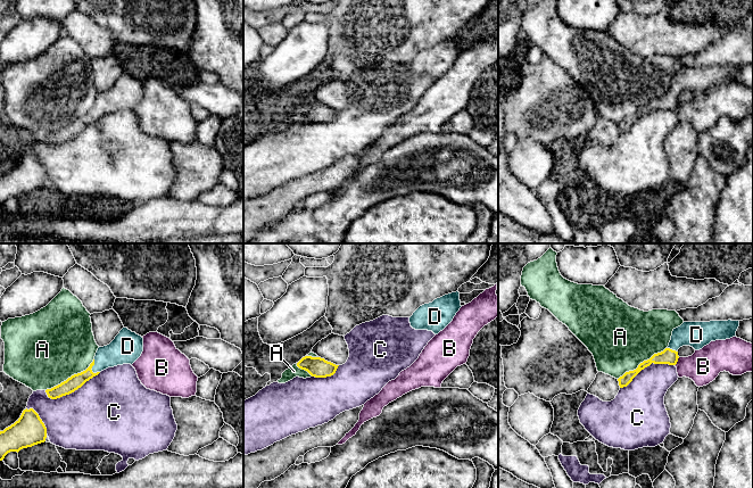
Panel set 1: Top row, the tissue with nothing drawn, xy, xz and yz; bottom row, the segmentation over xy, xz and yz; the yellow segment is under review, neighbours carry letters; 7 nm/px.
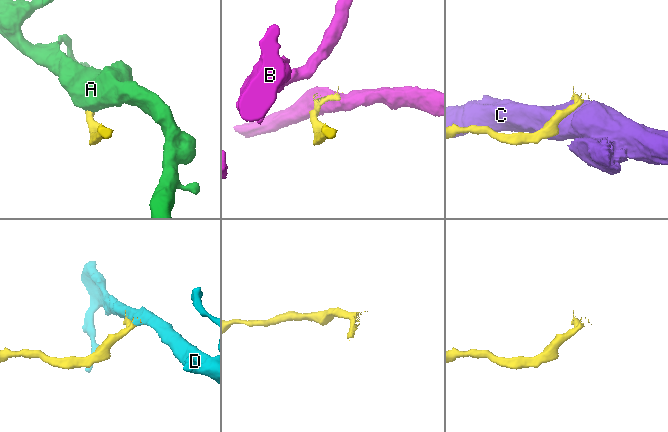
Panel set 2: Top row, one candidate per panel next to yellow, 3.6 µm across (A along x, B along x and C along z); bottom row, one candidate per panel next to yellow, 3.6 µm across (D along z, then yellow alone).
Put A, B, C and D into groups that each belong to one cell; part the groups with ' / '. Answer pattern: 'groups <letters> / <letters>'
groups A / B / C / D

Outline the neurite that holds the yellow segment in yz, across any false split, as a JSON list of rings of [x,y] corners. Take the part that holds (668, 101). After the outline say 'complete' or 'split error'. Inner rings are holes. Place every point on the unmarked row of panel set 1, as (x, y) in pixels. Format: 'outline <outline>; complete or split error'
outline [[[710,66],[710,67],[684,67],[673,74],[669,91],[661,98],[654,99],[644,106],[634,116],[626,117],[618,124],[620,133],[627,132],[632,124],[645,113],[654,109],[676,110],[678,107],[678,94],[690,91],[695,96],[702,94],[711,86],[726,85],[736,82],[739,66]]]; split error

